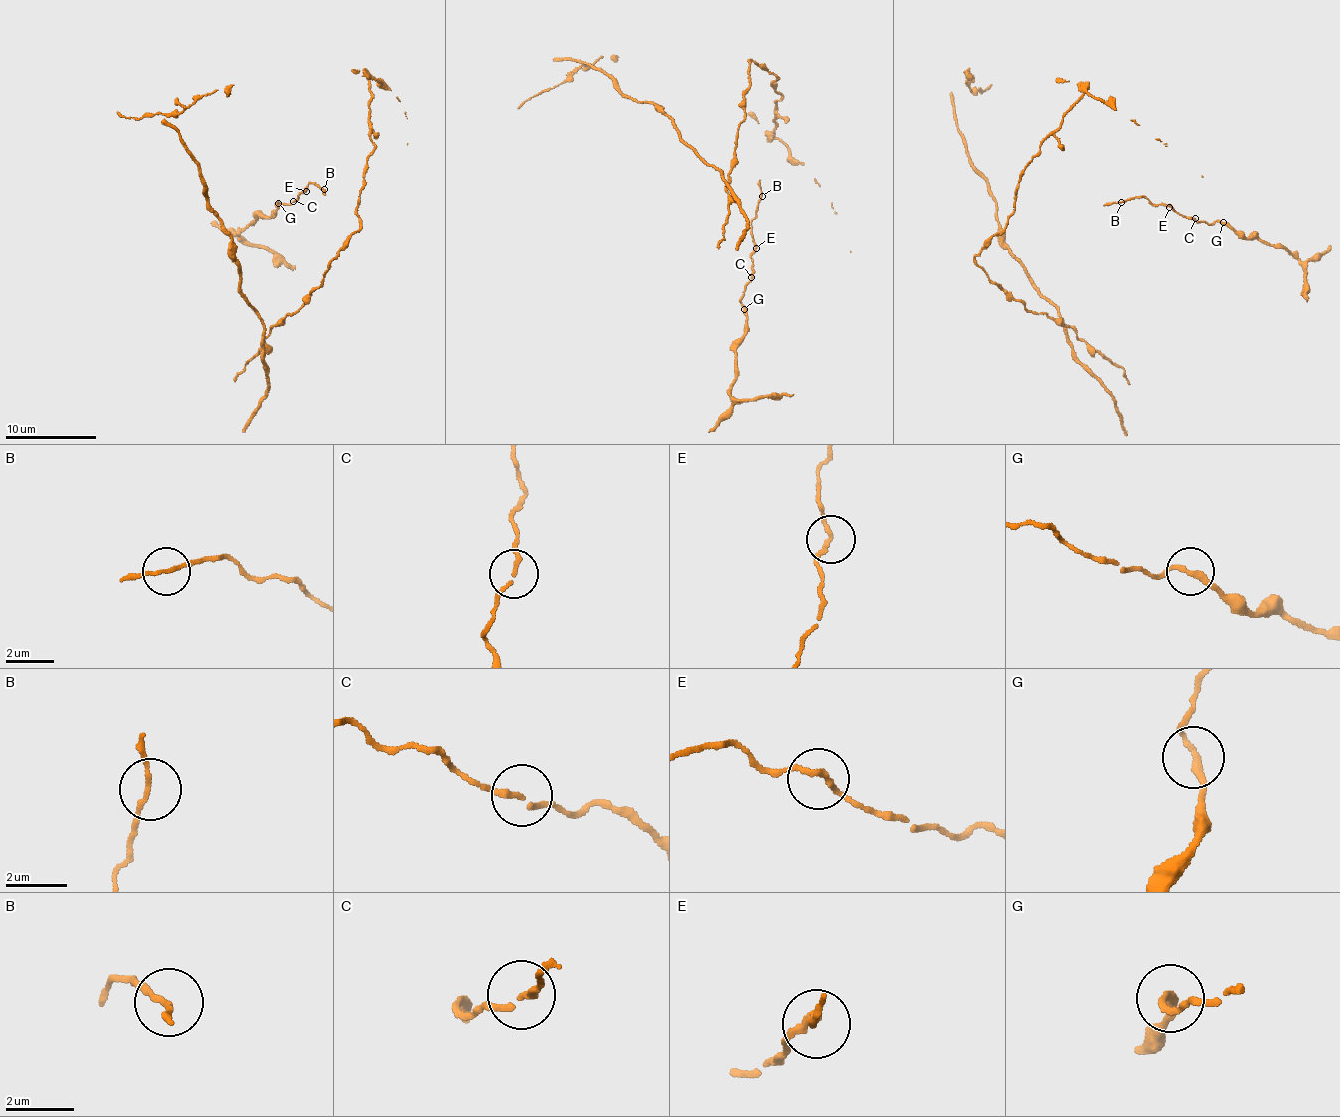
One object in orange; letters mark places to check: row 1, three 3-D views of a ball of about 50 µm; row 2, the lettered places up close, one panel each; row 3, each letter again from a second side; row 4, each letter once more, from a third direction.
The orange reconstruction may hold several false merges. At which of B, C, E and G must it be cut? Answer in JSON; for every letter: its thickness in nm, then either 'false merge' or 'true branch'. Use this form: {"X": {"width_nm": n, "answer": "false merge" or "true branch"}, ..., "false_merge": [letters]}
{"B": {"width_nm": 140, "answer": "true branch"}, "C": {"width_nm": 160, "answer": "true branch"}, "E": {"width_nm": 170, "answer": "true branch"}, "G": {"width_nm": 240, "answer": "false merge"}, "false_merge": ["G"]}

